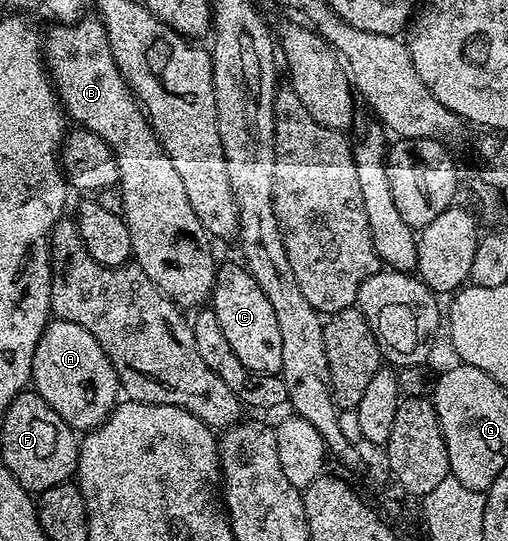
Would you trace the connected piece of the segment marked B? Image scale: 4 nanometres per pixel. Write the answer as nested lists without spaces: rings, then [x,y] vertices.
[[[81,18],[75,23],[57,23],[42,40],[42,55],[46,71],[64,109],[73,125],[93,132],[110,146],[118,162],[123,217],[130,230],[130,242],[135,267],[141,268],[181,309],[199,309],[212,298],[218,260],[212,257],[212,248],[204,242],[187,242],[168,234],[205,233],[190,198],[182,186],[182,177],[174,170],[174,162],[160,145],[156,131],[140,107],[128,83],[122,78],[110,50],[104,21],[99,18]]]

